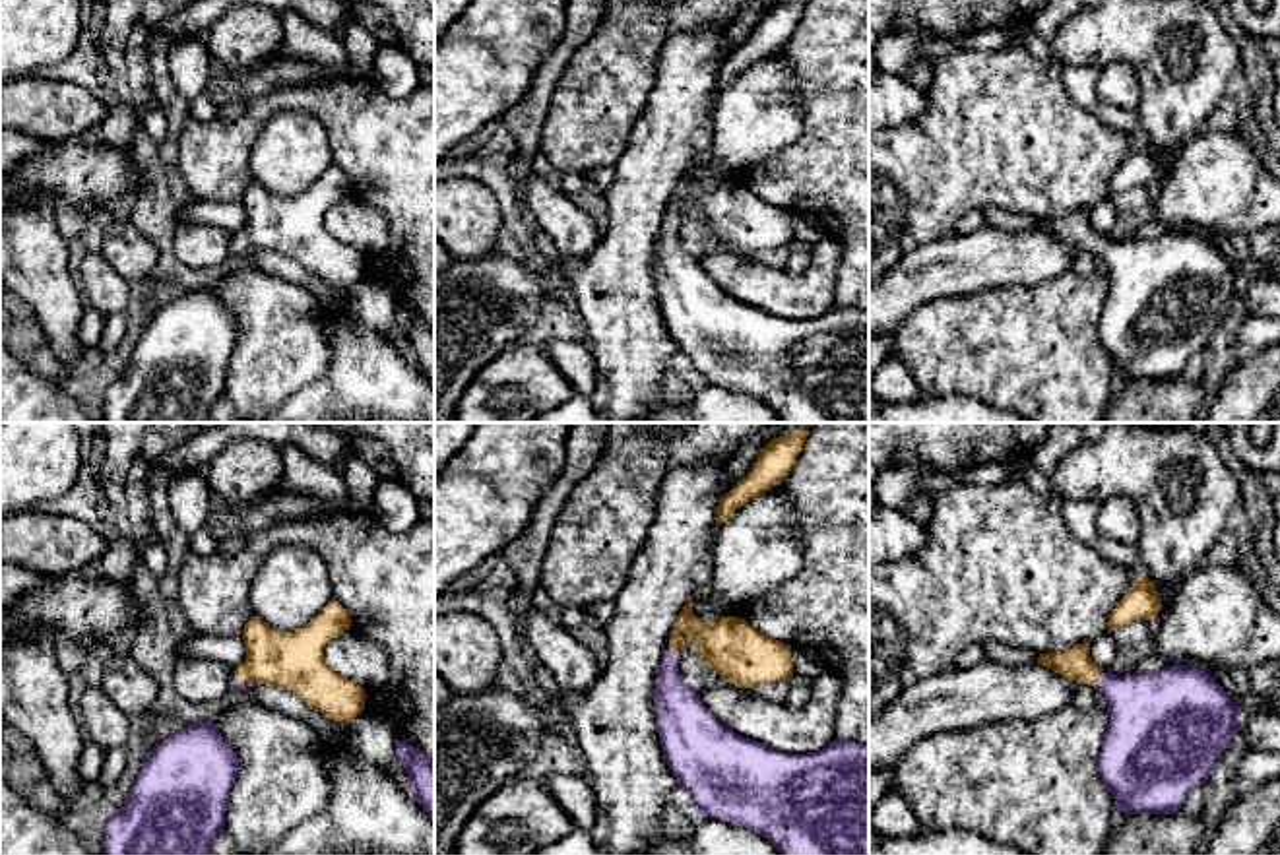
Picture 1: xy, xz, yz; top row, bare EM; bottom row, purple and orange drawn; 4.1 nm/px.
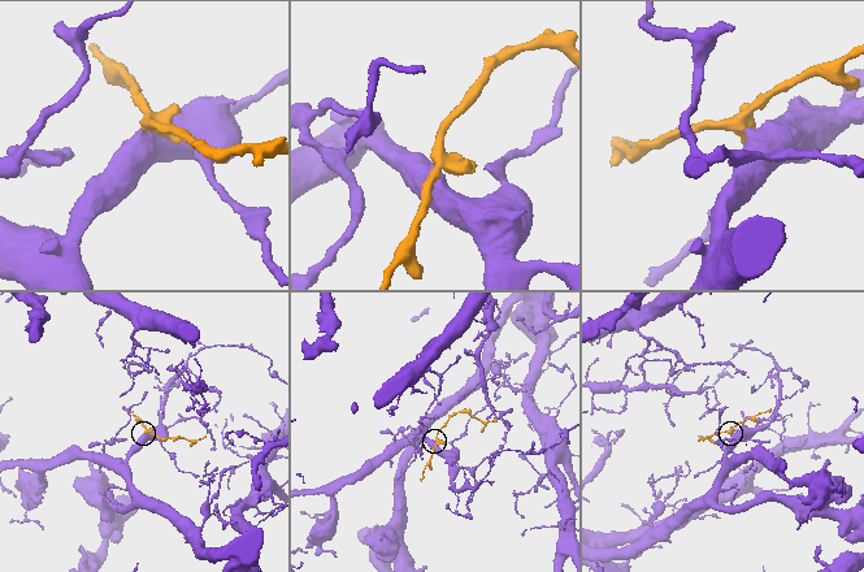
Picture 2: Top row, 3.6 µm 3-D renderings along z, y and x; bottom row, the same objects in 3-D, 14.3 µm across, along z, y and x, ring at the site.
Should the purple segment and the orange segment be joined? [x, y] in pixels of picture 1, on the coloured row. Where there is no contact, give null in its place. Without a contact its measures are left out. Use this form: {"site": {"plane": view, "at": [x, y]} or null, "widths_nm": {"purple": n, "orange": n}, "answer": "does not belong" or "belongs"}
{"site": {"plane": "yz", "at": [1100, 679]}, "widths_nm": {"purple": 340, "orange": 140}, "answer": "belongs"}

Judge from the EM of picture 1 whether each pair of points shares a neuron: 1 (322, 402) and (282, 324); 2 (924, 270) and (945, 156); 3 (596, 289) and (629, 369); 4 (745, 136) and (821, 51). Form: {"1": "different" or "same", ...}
{"1": "different", "2": "different", "3": "same", "4": "different"}

